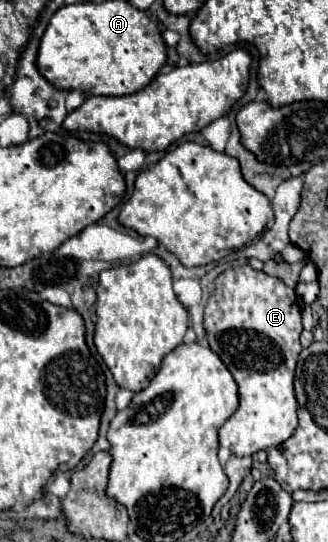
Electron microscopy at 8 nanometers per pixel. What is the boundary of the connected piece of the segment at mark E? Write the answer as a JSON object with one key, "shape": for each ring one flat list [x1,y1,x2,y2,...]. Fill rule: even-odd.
{"shape":[[250,266,230,268,214,284,216,292,204,312,208,346,222,356,240,392,238,410,220,428,220,446,230,448,236,456,252,456,286,442,298,428,294,370,302,350,300,302,294,288]]}

